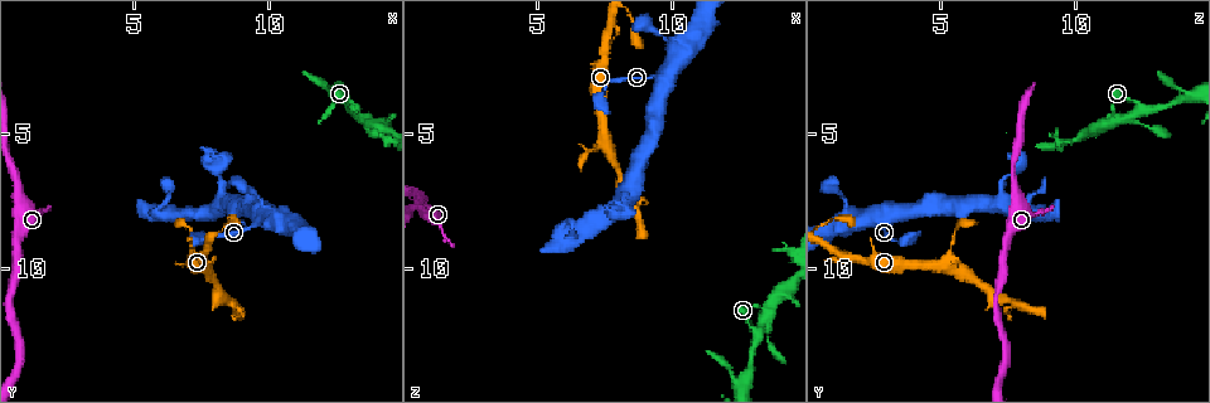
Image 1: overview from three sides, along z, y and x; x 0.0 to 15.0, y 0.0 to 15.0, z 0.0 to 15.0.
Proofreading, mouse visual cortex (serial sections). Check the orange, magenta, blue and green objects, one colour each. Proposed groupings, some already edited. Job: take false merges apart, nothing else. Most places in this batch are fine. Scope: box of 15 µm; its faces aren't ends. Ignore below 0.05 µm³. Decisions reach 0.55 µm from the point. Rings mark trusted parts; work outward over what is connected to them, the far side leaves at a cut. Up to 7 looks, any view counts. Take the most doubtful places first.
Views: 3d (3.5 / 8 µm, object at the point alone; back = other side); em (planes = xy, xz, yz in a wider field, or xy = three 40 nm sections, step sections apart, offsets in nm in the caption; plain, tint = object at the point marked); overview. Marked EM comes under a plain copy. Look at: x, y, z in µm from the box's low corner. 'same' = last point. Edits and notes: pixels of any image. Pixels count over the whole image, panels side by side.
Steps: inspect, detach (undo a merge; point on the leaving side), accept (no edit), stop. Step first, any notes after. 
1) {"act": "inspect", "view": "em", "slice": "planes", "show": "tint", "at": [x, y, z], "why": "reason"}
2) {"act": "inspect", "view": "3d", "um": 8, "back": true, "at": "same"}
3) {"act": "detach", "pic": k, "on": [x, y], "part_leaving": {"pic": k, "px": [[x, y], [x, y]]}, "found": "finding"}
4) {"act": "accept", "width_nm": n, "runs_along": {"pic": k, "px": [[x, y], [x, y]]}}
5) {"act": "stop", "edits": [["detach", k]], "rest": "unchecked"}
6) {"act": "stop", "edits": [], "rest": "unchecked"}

{"act": "inspect", "view": "3d", "um": 8, "at": [13.2, 4.0, 12.5], "why": "three arms meet"}

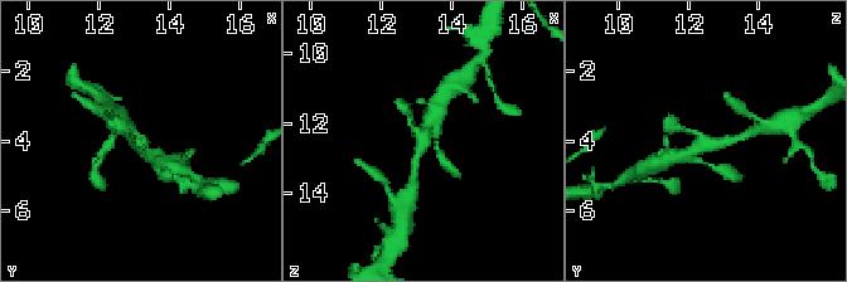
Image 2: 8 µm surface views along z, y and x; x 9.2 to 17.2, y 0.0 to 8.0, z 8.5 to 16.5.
{"act": "inspect", "view": "em", "slice": "xy", "step": 2, "show": "tint", "at": [13.2, 3.9, 12.3]}

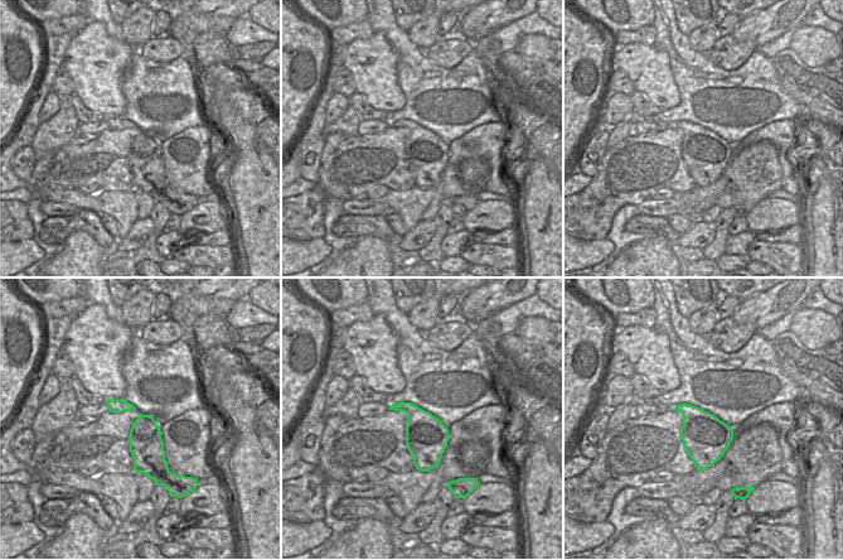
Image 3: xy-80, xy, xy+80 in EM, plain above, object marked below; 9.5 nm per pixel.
{"act": "accept", "found": "all the same cell"}

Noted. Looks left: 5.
{"act": "inspect", "view": "3d", "um": 3.5, "at": [7.6, 9.7, 5.4], "why": "three-way junction"}

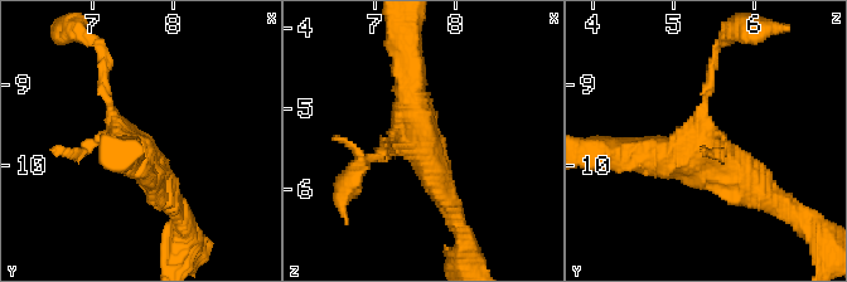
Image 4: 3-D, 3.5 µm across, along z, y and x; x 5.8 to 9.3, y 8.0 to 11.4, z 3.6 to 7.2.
{"act": "inspect", "view": "em", "slice": "xy", "step": 2, "show": "tint", "at": [7.55, 9.80, 5.30], "why": "shape alone is not enough"}

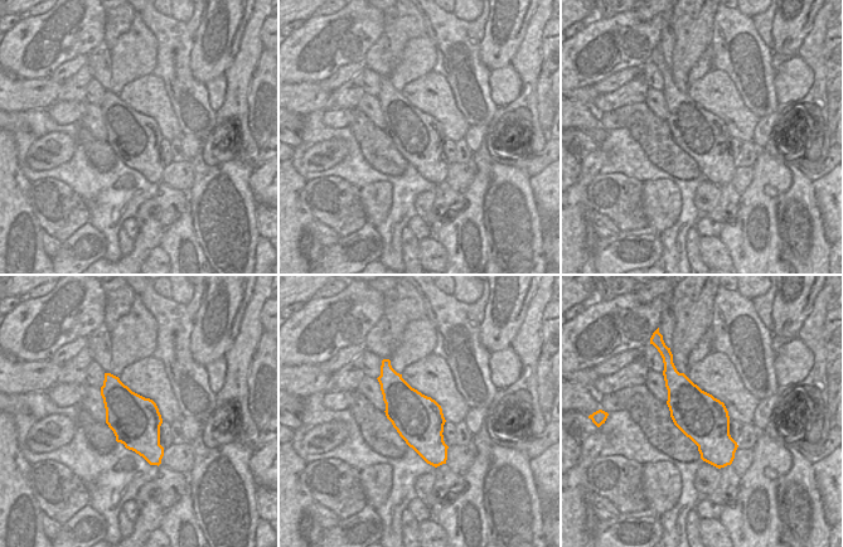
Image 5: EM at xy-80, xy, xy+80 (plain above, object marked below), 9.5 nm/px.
{"act": "inspect", "view": "em", "slice": "xy", "step": 3, "show": "tint", "at": "same", "why": "cut it another way"}

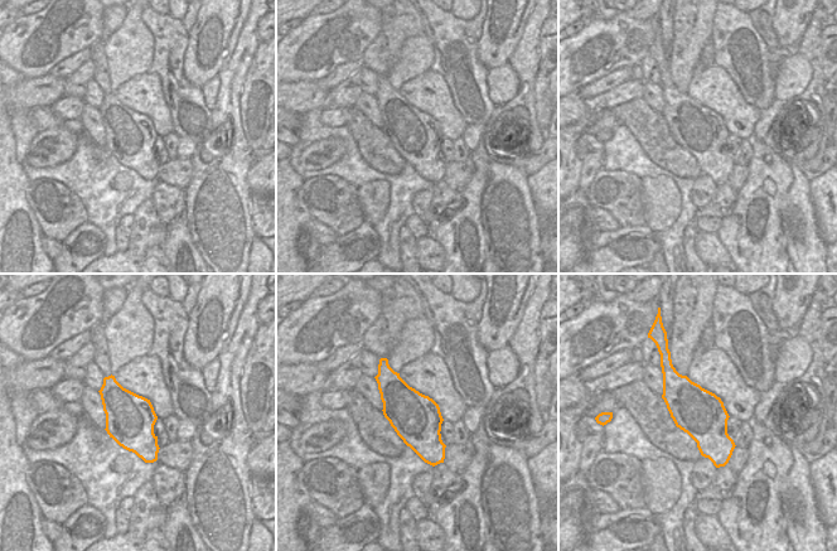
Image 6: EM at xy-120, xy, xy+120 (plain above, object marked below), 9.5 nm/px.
{"act": "accept", "width_nm": 460, "runs_along": {"pic": 4, "px": [[405, 49], [412, 122], [446, 197]]}, "found": "all the same cell"}

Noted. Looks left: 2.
{"act": "inspect", "view": "3d", "um": 8, "at": [5.9, 8.0, 8.7], "why": "arms part here"}

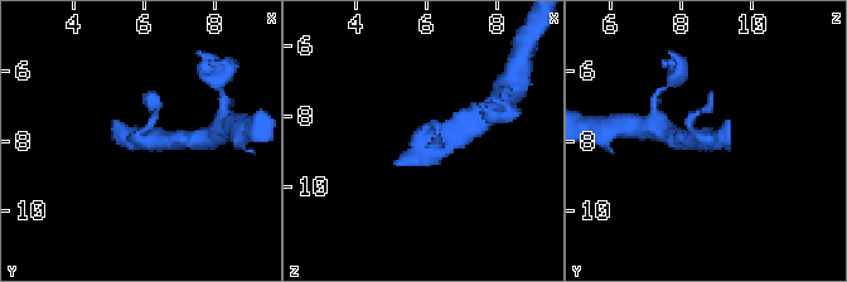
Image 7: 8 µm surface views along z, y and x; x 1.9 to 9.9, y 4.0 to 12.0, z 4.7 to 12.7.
{"act": "inspect", "view": "em", "slice": "xy", "step": 1, "show": "tint", "at": [6.0, 8.1, 8.6], "why": "now the EM"}

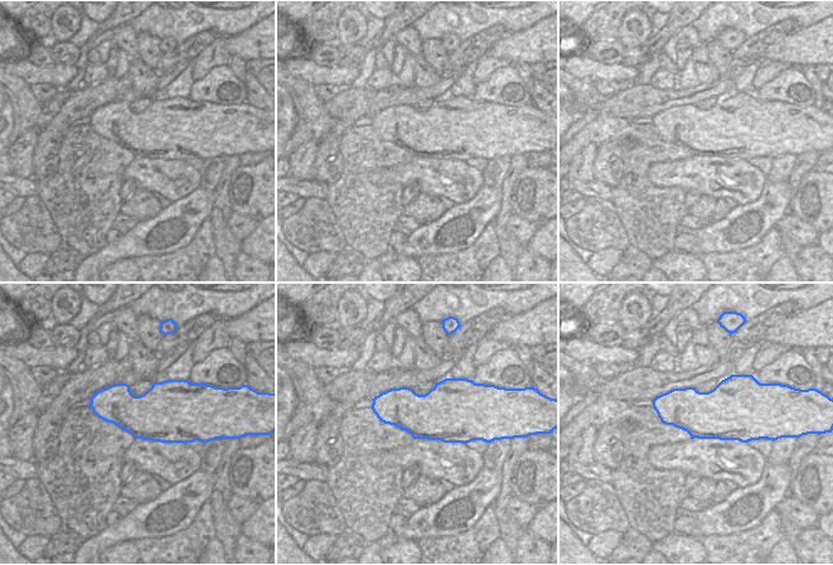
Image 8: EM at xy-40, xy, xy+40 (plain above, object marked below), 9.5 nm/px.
{"act": "accept", "runs_along": {"pic": 7, "px": [[463, 131], [426, 139], [402, 160]]}, "found": "all the same cell"}

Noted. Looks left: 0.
{"act": "stop", "edits": [], "rest": "unchecked"}

